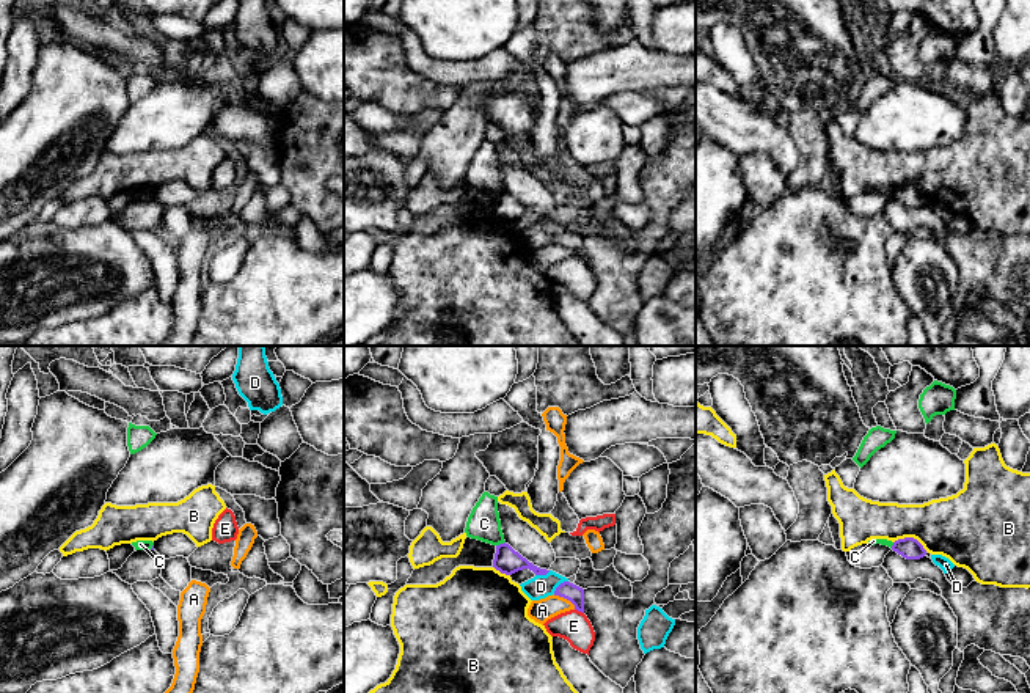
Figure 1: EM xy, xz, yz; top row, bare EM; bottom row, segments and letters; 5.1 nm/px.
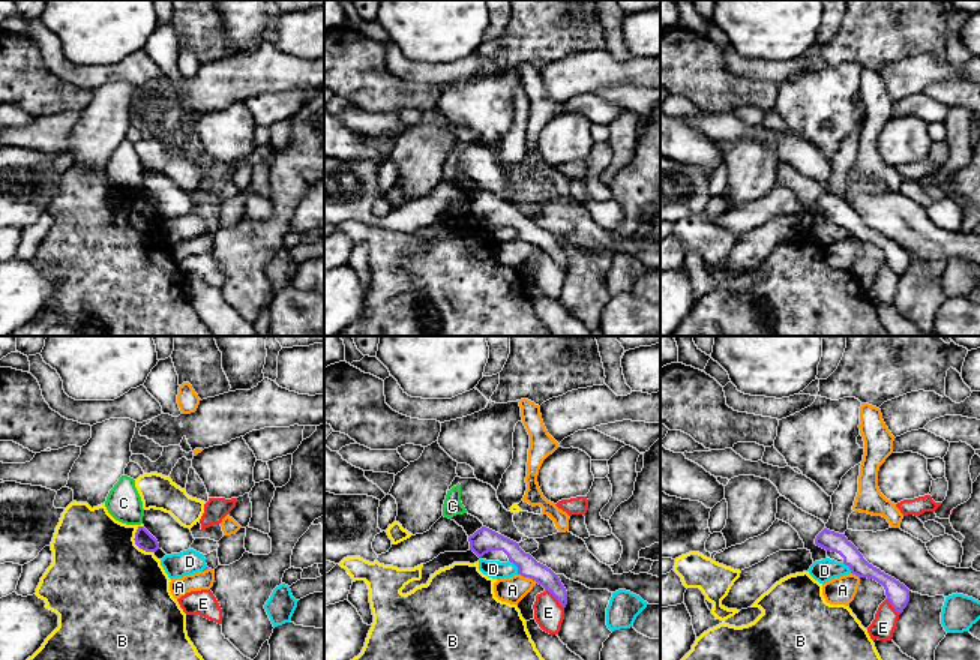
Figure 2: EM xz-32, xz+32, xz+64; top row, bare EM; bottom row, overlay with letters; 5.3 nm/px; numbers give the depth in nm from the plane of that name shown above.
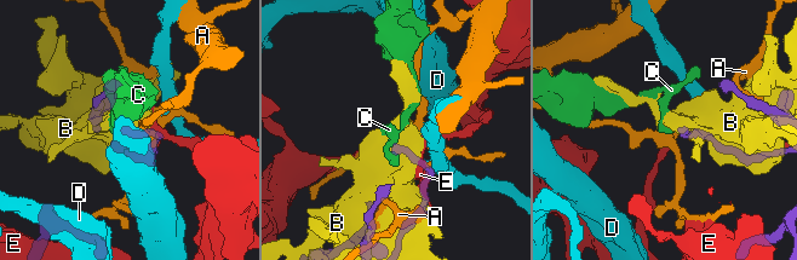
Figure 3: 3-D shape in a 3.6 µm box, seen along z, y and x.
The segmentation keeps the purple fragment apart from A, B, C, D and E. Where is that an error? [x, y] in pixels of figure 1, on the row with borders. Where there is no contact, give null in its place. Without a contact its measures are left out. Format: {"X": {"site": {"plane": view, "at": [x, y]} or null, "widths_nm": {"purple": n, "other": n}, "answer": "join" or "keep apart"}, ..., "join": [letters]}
{"A": {"site": {"plane": "xz", "at": [566, 597]}, "widths_nm": {"purple": 90, "other": 120}, "answer": "keep apart"}, "B": {"site": {"plane": "yz", "at": [911, 538]}, "widths_nm": {"purple": 110, "other": 320}, "answer": "keep apart"}, "C": {"site": {"plane": "xz", "at": [500, 544]}, "widths_nm": {"purple": 130, "other": 170}, "answer": "keep apart"}, "D": {"site": {"plane": "xz", "at": [559, 585]}, "widths_nm": {"purple": 90, "other": 120}, "answer": "keep apart"}, "E": {"site": {"plane": "xz", "at": [580, 610]}, "widths_nm": {"purple": 90, "other": 160}, "answer": "keep apart"}, "join": []}

